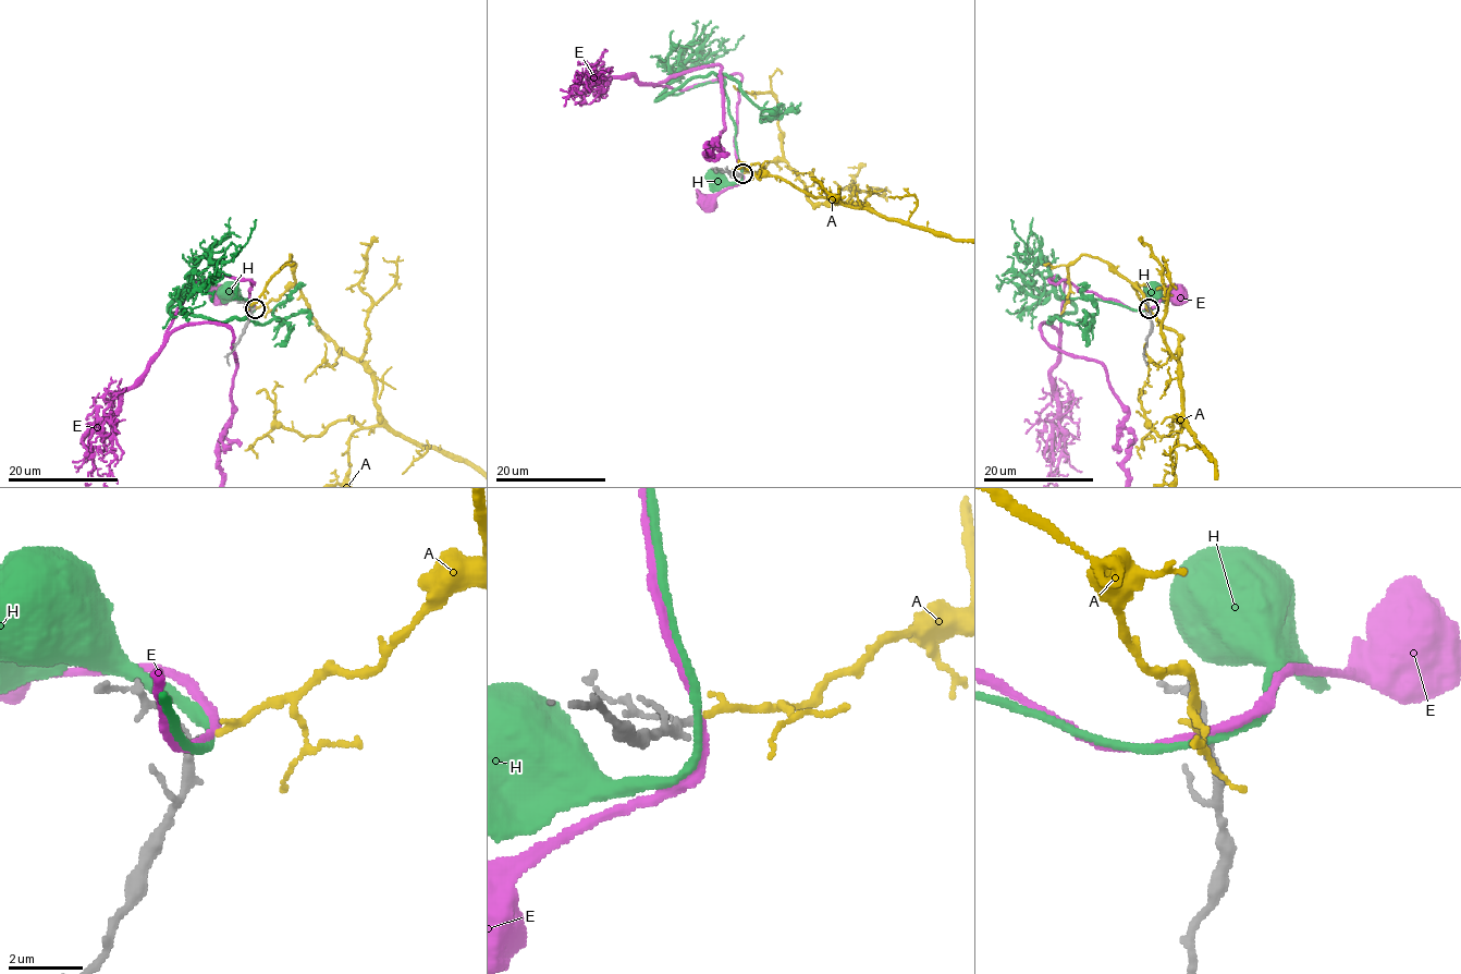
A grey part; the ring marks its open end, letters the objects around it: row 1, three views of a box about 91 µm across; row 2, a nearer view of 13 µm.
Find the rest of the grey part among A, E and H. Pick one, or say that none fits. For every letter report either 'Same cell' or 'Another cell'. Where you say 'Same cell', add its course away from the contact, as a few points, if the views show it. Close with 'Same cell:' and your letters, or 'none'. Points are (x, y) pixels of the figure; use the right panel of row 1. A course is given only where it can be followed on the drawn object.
A: Same cell
E: Another cell
H: Another cell
Same cell: A

